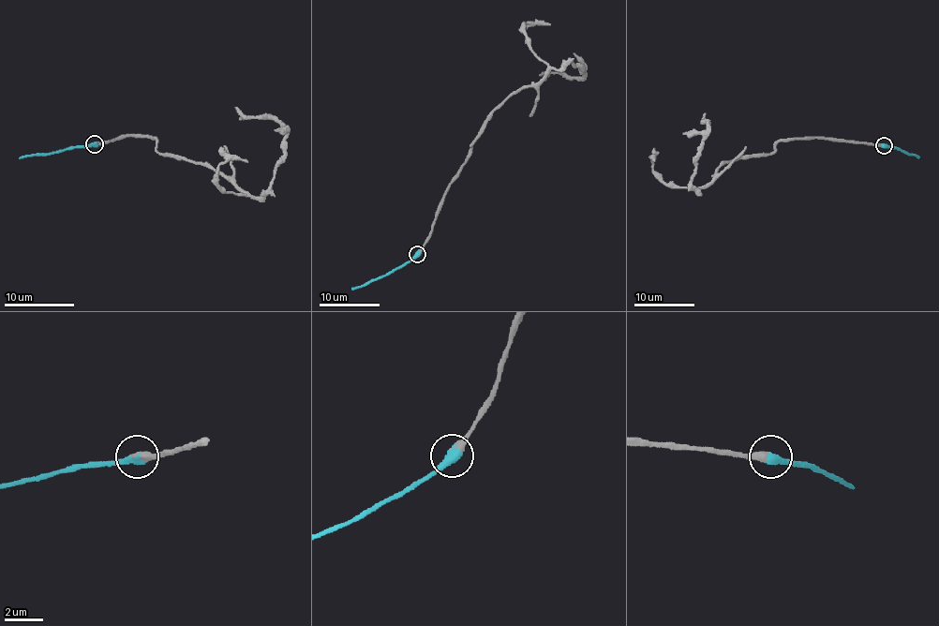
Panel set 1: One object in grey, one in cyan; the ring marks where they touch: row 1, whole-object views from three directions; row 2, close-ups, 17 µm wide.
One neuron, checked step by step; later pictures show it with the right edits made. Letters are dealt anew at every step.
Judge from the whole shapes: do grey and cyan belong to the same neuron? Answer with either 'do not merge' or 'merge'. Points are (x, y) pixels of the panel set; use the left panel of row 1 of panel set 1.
merge

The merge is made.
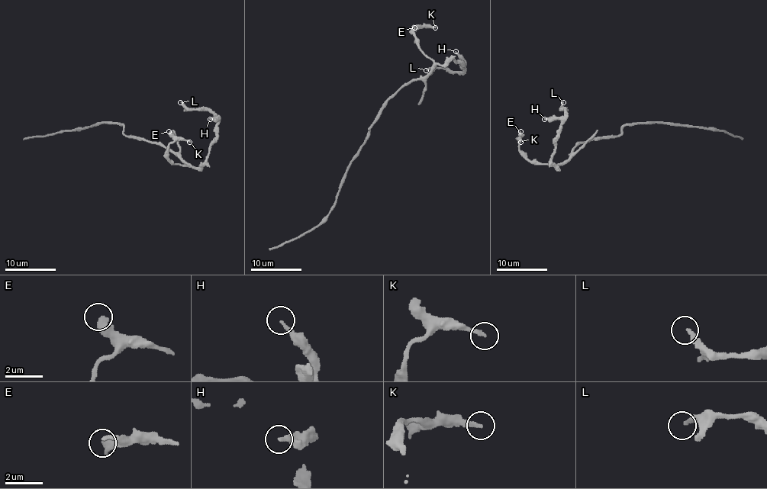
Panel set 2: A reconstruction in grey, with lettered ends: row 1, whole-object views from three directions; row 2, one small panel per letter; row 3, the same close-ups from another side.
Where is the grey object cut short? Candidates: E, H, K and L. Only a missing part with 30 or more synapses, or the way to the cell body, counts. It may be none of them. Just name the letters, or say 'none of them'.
none of them

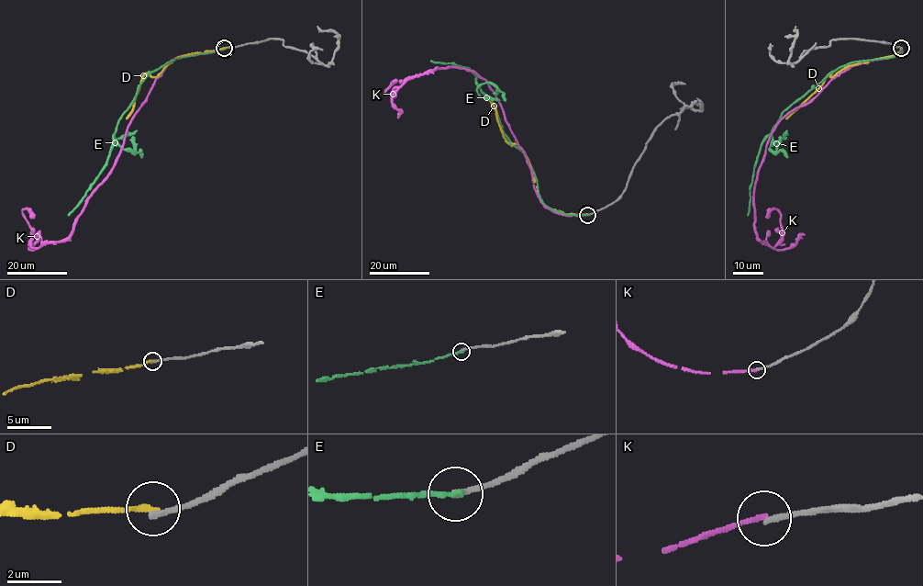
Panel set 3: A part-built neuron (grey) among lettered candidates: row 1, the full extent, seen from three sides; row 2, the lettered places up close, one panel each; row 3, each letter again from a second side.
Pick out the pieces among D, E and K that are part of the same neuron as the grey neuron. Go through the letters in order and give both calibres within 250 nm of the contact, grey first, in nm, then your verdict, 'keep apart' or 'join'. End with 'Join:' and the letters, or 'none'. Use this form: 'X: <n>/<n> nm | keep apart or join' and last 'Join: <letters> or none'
D: 240/190 nm | keep apart
E: 220/200 nm | keep apart
K: 220/190 nm | keep apart
Join: none

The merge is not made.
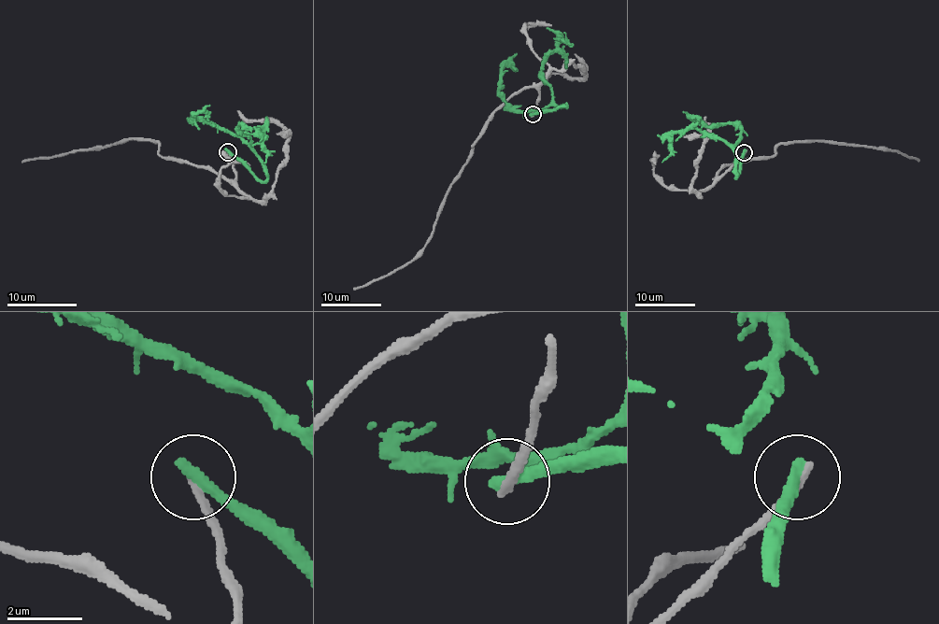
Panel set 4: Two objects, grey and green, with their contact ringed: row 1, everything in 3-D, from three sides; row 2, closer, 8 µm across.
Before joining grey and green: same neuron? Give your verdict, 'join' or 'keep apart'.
keep apart

